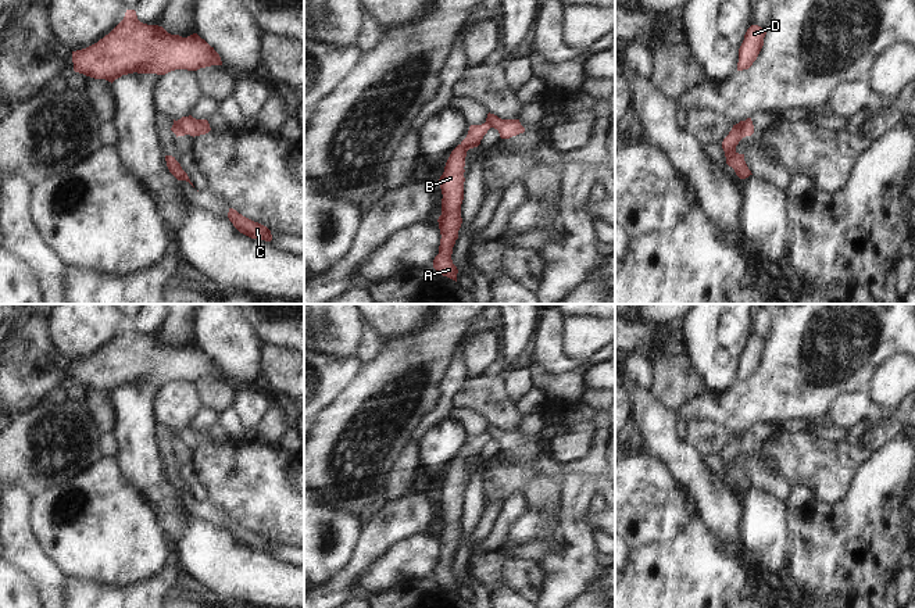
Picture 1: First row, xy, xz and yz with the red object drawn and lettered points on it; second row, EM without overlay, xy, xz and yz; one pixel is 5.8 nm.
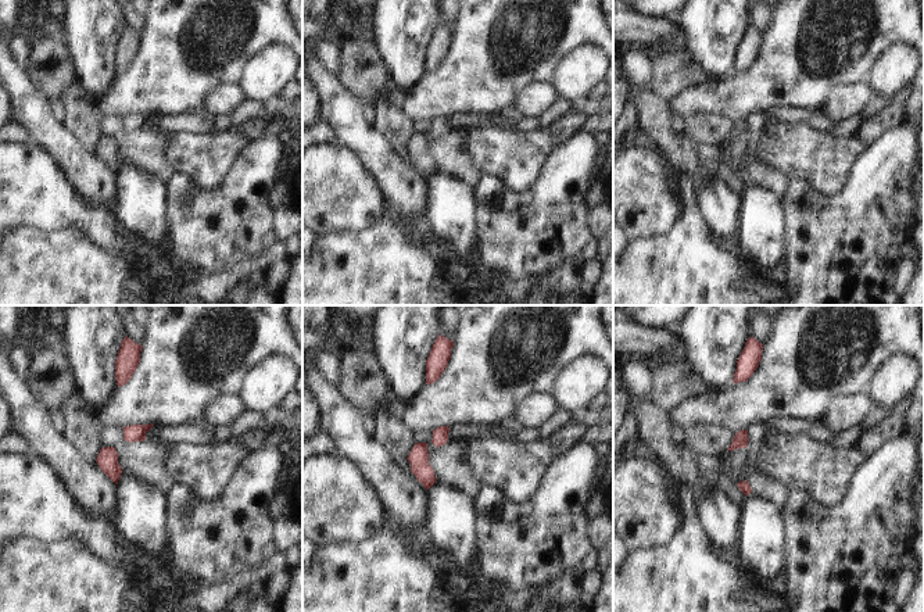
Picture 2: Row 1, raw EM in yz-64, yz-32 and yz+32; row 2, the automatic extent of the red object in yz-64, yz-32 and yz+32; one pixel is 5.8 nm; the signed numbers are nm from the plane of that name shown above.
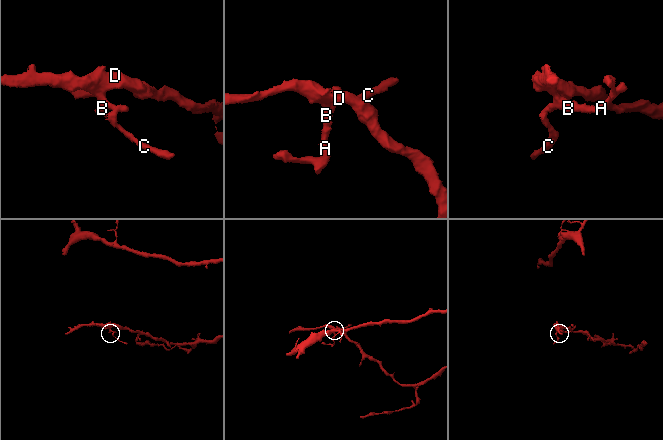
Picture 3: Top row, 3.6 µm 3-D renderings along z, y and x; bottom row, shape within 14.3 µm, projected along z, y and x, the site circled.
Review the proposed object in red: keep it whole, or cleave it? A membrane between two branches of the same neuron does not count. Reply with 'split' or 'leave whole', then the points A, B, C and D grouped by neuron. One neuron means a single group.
split | A B D / C

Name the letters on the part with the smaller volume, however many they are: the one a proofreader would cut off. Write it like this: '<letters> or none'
C

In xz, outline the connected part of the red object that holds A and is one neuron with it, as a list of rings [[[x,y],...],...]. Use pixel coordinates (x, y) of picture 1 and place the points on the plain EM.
[[[485,433],[482,436],[471,436],[467,448],[451,462],[444,483],[439,490],[442,500],[442,526],[439,527],[440,557],[439,565],[433,571],[433,579],[443,587],[457,593],[458,580],[453,575],[451,565],[458,541],[462,534],[461,515],[464,511],[464,478],[469,459],[478,458],[480,451],[492,437]]]

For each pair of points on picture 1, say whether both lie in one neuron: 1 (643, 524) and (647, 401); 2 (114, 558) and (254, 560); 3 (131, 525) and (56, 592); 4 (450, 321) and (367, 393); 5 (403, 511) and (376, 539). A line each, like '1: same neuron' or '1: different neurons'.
1: different neurons
2: different neurons
3: different neurons
4: same neuron
5: same neuron

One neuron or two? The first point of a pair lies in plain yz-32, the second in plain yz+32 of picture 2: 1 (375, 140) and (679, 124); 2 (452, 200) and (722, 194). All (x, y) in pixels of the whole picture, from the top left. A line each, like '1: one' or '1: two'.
1: two
2: two

